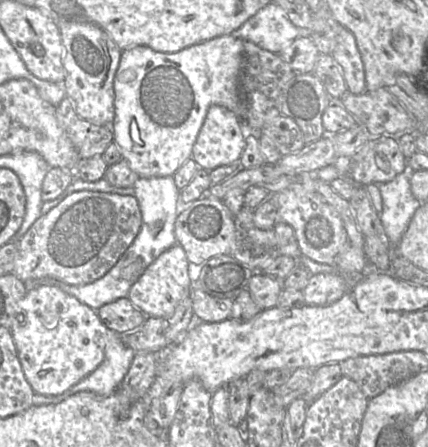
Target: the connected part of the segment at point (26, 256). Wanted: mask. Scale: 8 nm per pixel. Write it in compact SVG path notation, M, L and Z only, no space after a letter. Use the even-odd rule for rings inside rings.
M93 190L75 191L66 197L61 203L51 209L48 213L42 214L30 227L30 229L17 241L18 252L14 259L12 274L25 282L28 279L54 278L69 285L84 285L102 278L126 252L140 231L142 215L138 201L135 196L106 193Z

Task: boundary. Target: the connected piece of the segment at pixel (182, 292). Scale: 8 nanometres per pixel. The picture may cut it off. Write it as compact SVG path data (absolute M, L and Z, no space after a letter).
M176 243L160 254L132 285L128 298L147 317L165 317L173 314L178 303L191 295L193 282L192 265L183 247Z

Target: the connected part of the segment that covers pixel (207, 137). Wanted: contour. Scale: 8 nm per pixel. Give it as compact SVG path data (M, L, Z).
M212 105L193 145L192 158L199 168L211 171L238 162L245 145L241 119L223 106Z

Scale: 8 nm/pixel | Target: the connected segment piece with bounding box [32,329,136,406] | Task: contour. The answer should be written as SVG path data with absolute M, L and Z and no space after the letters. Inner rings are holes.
M108 329L105 355L100 366L63 394L47 396L34 393L32 406L56 404L83 391L92 392L102 397L107 397L115 392L136 355L135 351L123 342L121 336Z

